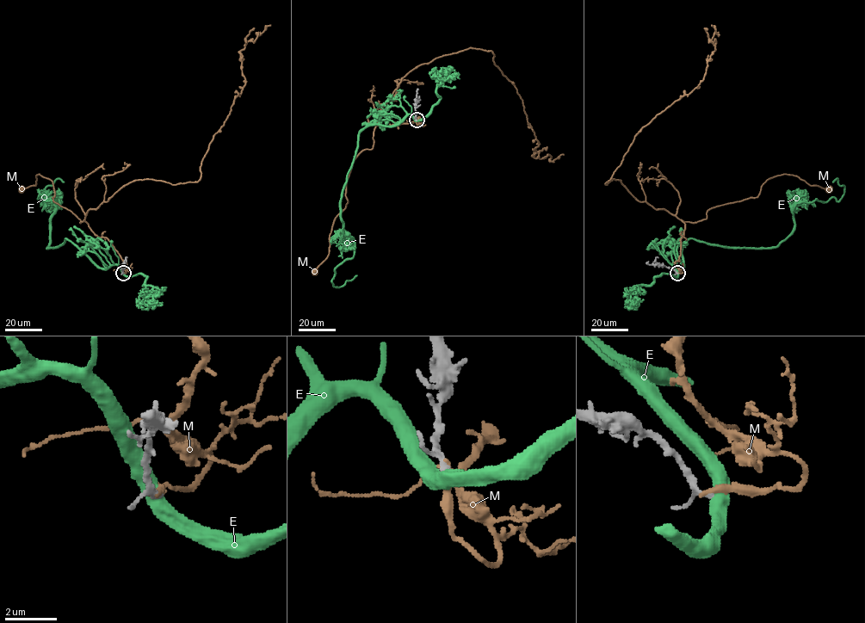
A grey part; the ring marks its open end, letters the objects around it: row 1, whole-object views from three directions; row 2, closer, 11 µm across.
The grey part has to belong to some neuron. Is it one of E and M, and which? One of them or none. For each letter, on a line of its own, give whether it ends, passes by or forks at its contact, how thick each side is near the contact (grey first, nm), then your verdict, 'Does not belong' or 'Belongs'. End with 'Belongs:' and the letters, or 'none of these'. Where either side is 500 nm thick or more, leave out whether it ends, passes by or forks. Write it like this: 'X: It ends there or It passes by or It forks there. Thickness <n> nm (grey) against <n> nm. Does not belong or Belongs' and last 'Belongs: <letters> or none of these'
E: Thickness 170 nm (grey) against 550 nm. Does not belong
M: It ends there. Thickness 190 nm (grey) against 280 nm. Does not belong
Belongs: none of these

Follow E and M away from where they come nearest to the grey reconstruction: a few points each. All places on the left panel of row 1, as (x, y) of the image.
E: (123, 273), (116, 265), (98, 268), (66, 238), (47, 248), (62, 201), (39, 200), (57, 179), (64, 182)
M: (123, 273), (126, 262), (112, 243), (53, 201), (54, 188), (50, 179), (39, 174), (35, 185), (22, 189)

